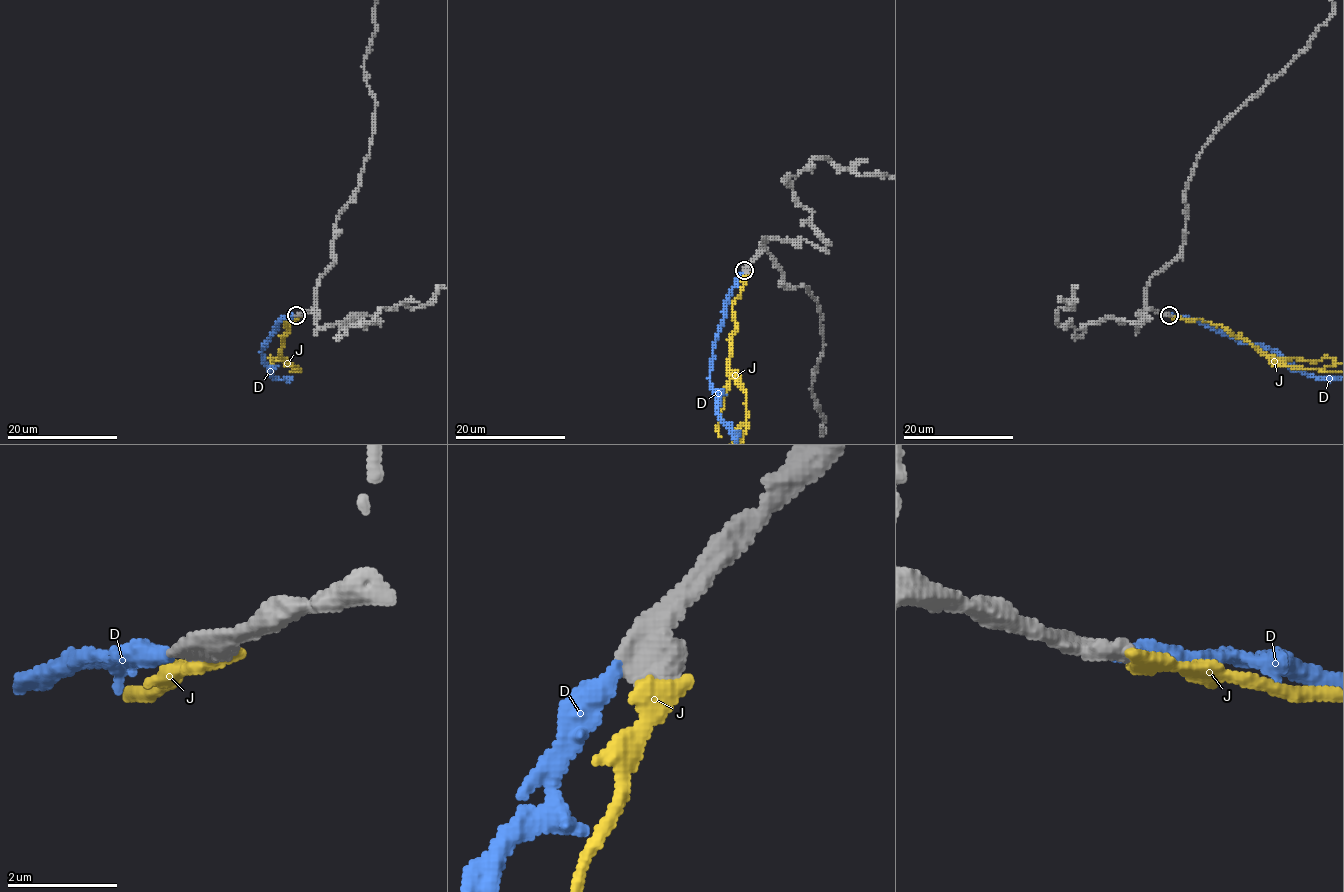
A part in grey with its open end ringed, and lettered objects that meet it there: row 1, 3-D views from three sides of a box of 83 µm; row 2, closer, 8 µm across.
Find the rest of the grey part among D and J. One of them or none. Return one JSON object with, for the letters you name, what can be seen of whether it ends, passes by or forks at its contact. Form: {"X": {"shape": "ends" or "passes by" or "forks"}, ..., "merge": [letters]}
{"D": {"shape": "ends"}, "merge": ["D"]}

